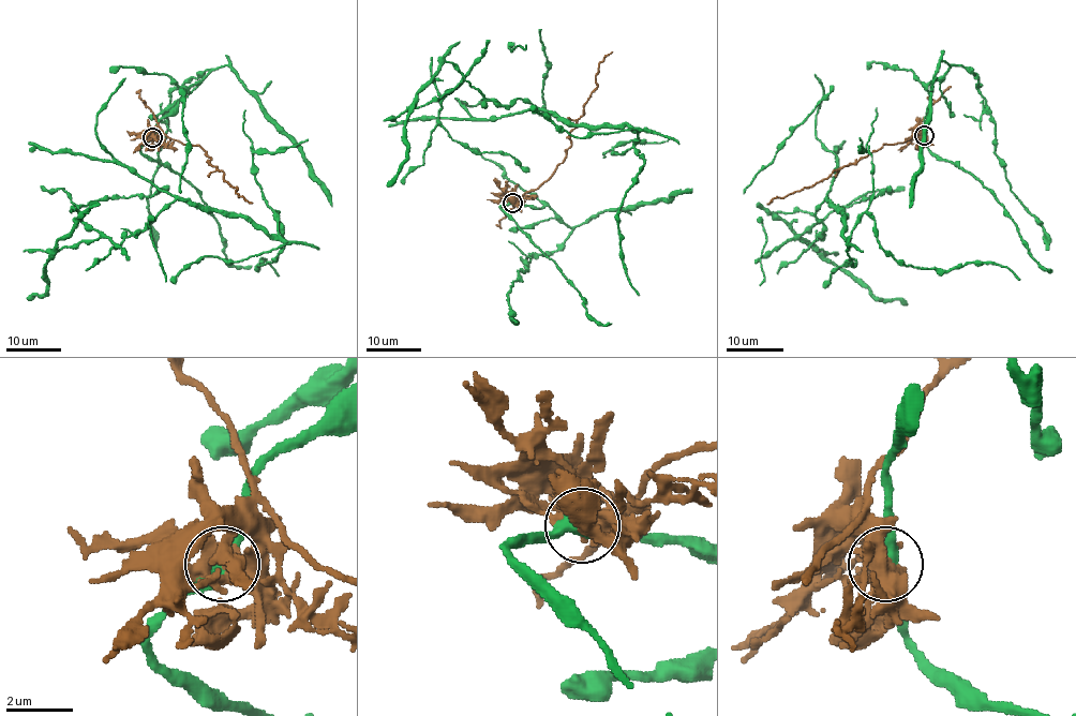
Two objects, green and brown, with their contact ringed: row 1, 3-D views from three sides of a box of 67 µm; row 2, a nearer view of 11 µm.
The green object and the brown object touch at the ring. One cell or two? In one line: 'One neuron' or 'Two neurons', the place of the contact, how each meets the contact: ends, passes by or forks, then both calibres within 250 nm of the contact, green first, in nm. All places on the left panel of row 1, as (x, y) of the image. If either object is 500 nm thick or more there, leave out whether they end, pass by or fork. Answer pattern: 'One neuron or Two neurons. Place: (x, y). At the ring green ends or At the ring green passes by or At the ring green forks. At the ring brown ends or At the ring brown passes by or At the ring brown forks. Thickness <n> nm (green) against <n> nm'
Two neurons. Place: (152, 137). At the ring green passes by. At the ring brown forks. Thickness 440 nm (green) against 480 nm

